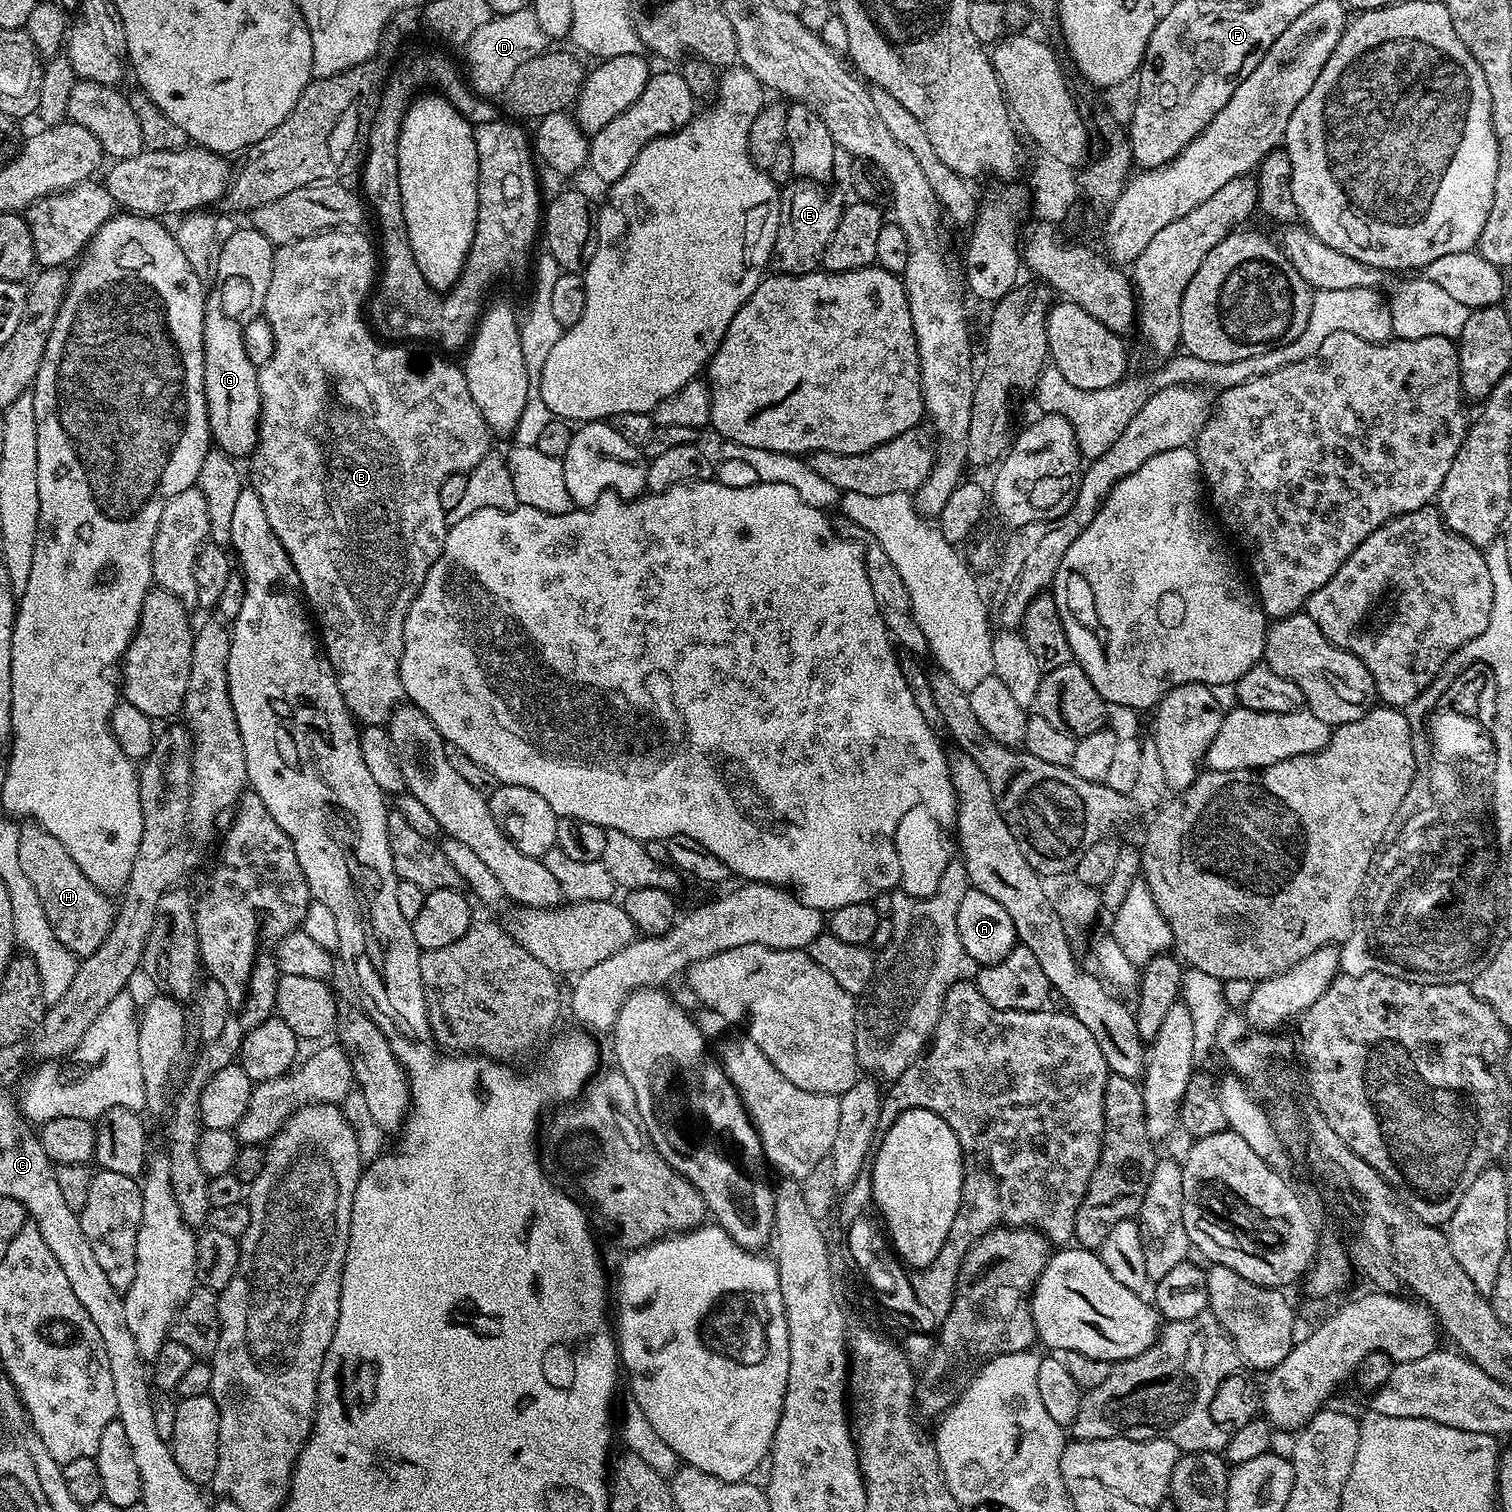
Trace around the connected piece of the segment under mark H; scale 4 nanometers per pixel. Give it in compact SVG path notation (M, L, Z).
M24 822L19 825L18 866L26 878L30 878L30 886L38 894L38 902L42 902L42 910L48 919L48 925L54 930L58 942L66 946L66 950L77 958L94 954L102 946L102 942L110 934L112 923L118 915L117 905L109 893L101 891L78 870L78 862L70 858L66 846L54 838L42 825L35 822Z

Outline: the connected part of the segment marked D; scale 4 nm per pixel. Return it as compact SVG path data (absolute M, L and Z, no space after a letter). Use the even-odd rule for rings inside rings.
M531 9L515 11L510 15L497 15L490 22L486 22L486 26L474 30L467 44L463 45L466 79L480 96L499 97L510 82L514 71L530 58L541 55L547 44L547 36L540 30L540 25Z

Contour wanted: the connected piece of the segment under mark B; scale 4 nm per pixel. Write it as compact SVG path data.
M360 230L318 232L314 236L295 240L292 244L285 244L273 251L270 286L266 290L262 316L273 328L274 350L270 360L258 368L260 427L256 450L250 457L250 487L258 494L258 498L262 498L262 510L266 510L266 518L270 518L274 534L278 534L278 542L282 542L290 562L294 562L302 595L307 607L314 613L324 653L328 655L328 660L336 672L336 681L342 690L342 698L352 713L352 719L364 726L387 725L392 711L405 699L400 677L400 659L404 645L406 614L418 590L426 582L426 574L430 566L434 566L449 530L448 524L445 523L445 510L439 501L439 487L452 474L471 472L490 452L493 447L492 440L494 441L493 433L488 431L488 423L482 418L478 406L474 406L474 398L470 398L470 386L466 386L464 370L459 363L451 364L440 356L432 356L429 360L415 360L404 349L407 347L389 346L381 342L374 335L373 329L365 321L365 325L360 321L360 311L363 308L365 311L366 301L373 291L377 276L378 256L374 251L373 241L371 244Z

